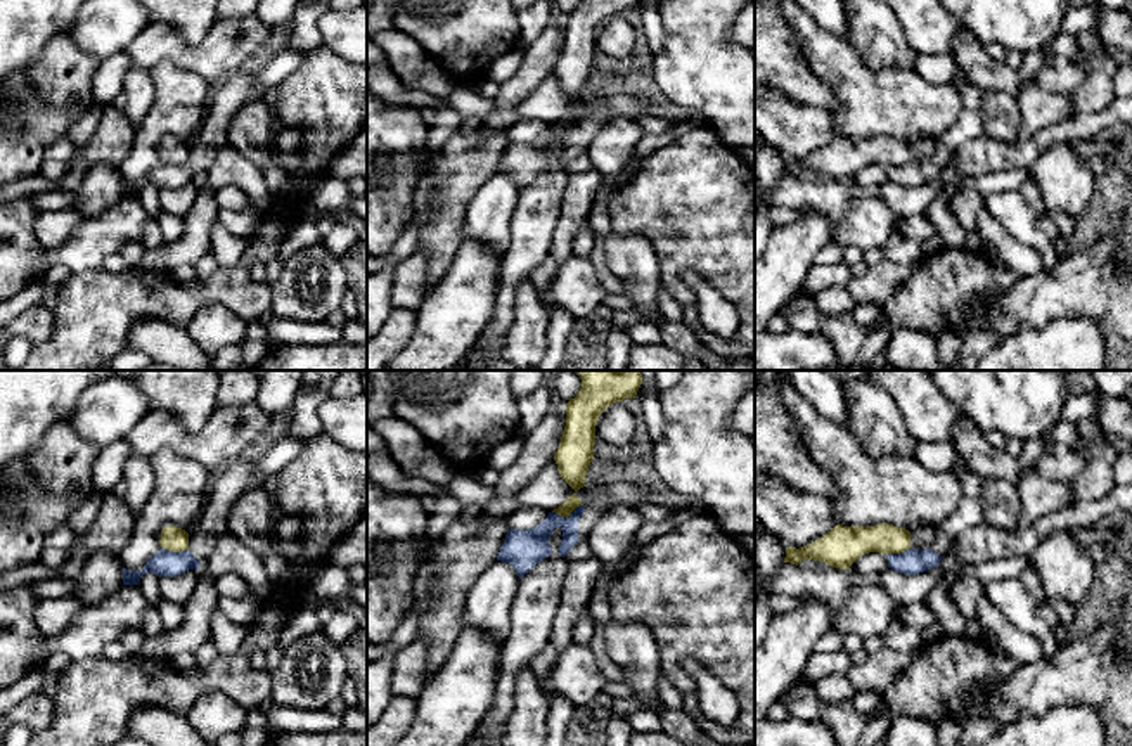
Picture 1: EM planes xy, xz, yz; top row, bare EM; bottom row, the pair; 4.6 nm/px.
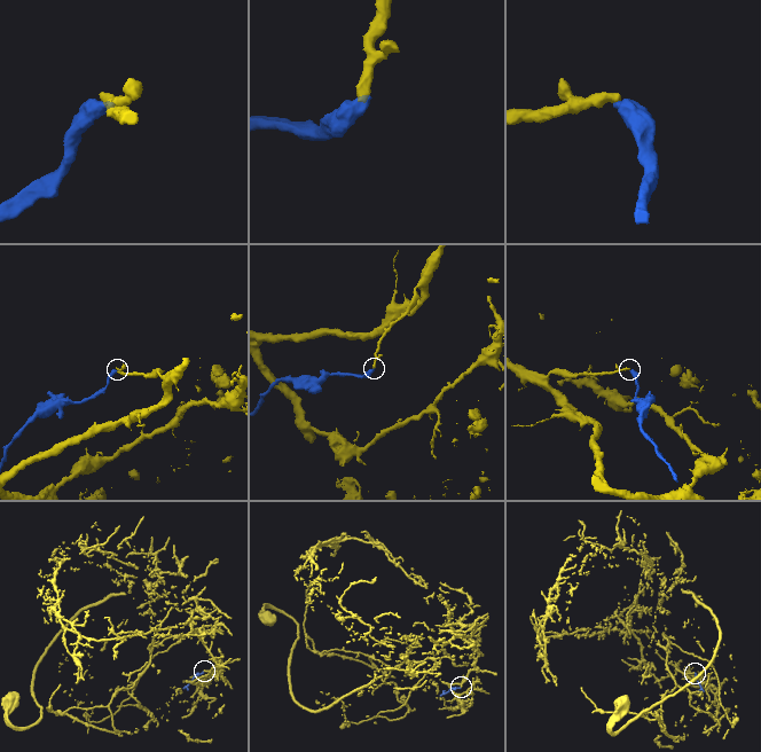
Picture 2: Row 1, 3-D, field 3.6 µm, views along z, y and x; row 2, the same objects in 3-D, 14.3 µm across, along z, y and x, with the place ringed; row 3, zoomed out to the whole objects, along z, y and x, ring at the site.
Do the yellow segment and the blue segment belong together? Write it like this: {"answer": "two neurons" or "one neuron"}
{"answer": "two neurons"}

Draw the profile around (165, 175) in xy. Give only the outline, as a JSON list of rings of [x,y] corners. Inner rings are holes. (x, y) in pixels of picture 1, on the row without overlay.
[[[249,66],[213,87],[208,111],[197,133],[190,138],[189,161],[173,164],[161,161],[140,183],[123,180],[123,197],[138,197],[145,185],[177,189],[189,182],[199,182],[215,163],[218,152],[230,145],[228,130],[239,109],[242,109],[254,92],[256,66]]]

